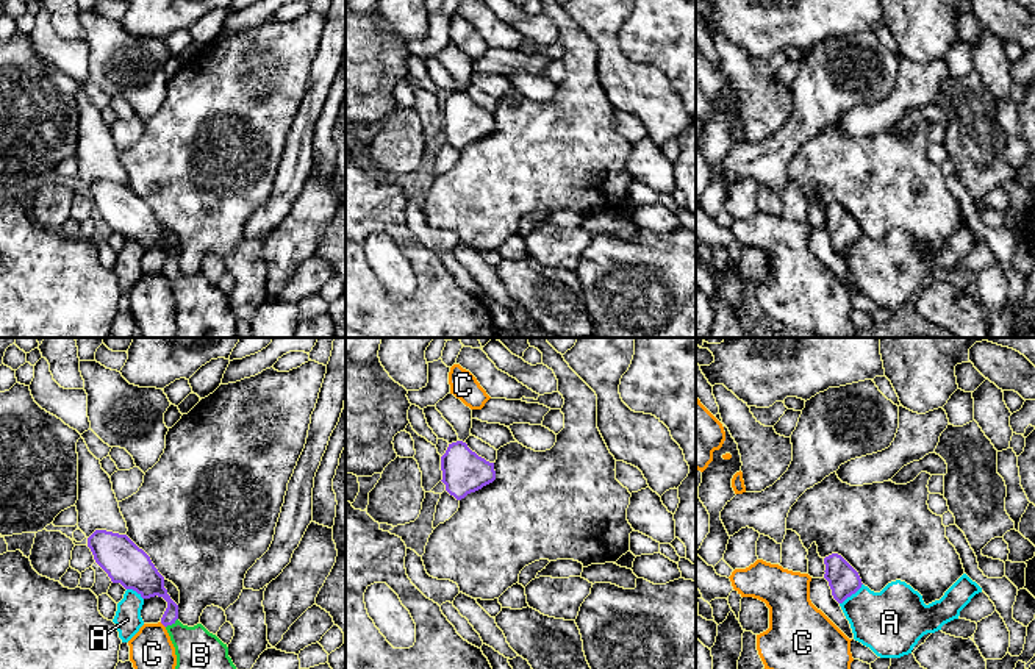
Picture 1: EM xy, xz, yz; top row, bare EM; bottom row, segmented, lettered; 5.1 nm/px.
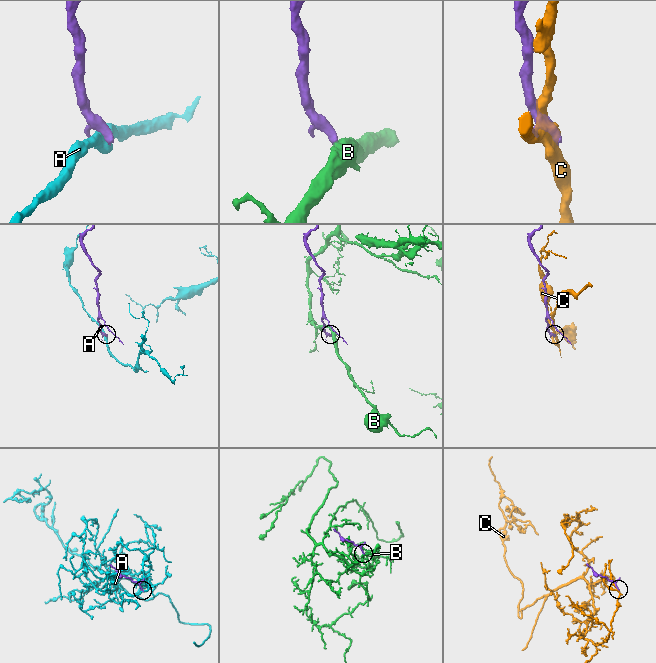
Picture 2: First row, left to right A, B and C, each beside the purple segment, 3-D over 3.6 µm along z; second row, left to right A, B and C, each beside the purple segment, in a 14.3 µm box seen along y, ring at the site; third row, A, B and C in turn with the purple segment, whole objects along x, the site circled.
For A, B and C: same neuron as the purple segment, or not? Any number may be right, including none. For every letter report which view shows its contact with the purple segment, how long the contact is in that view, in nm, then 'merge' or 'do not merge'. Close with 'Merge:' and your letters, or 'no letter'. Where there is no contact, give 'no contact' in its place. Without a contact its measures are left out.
A: yz | 160 nm | do not merge
B: xy | 80 nm | merge
C: xy | 40 nm | do not merge
Merge: B

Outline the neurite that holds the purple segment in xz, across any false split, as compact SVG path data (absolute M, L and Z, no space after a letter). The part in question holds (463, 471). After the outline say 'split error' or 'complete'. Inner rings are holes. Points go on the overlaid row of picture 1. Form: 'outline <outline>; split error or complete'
outline M463 441L449 444L441 456L441 470L446 491L457 500L496 480L494 463L478 456Z; complete

